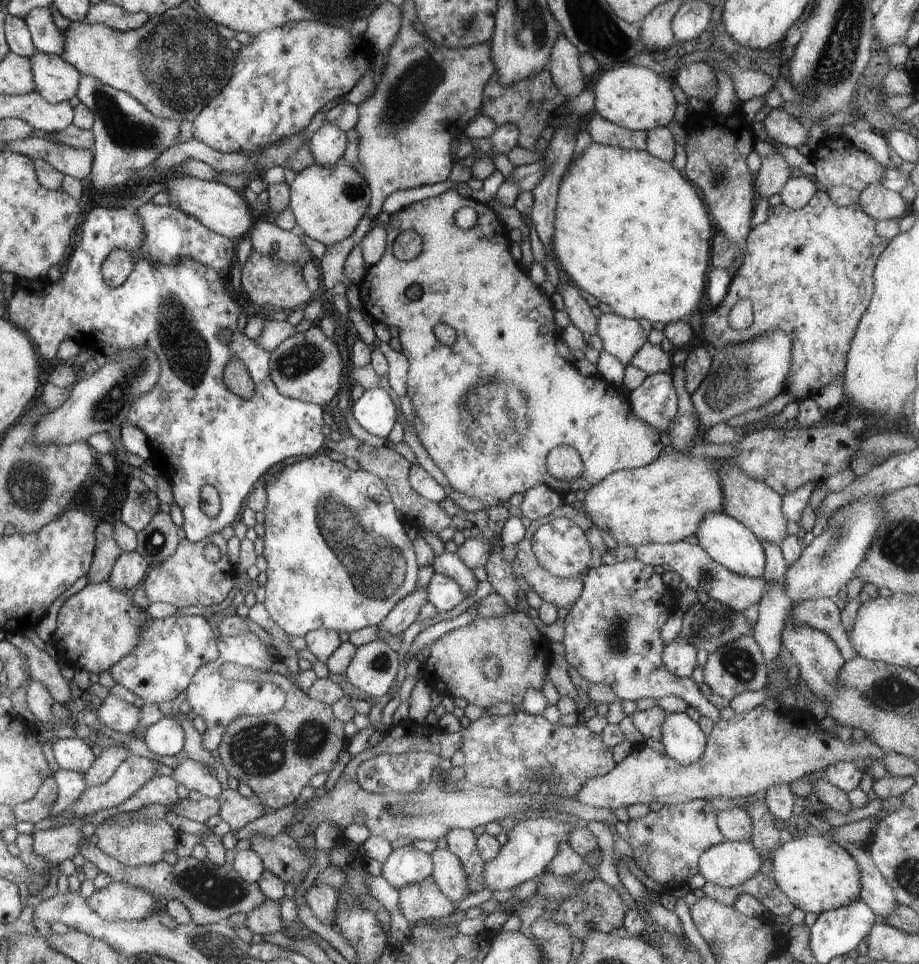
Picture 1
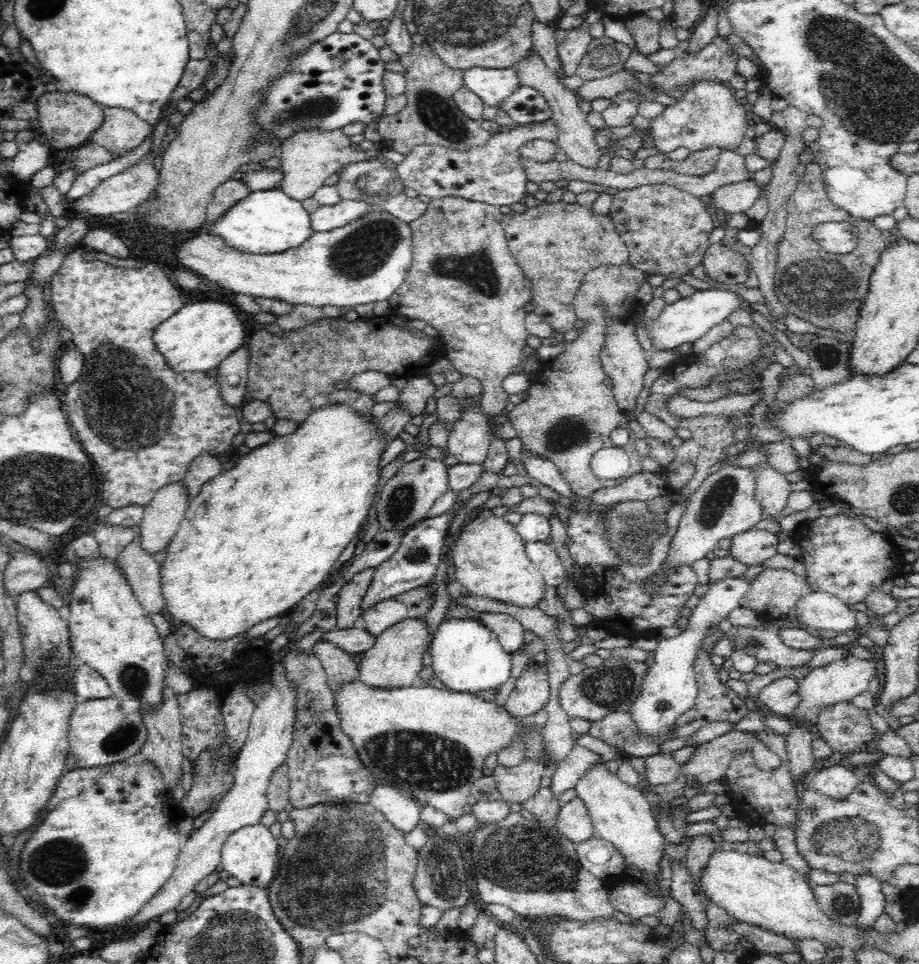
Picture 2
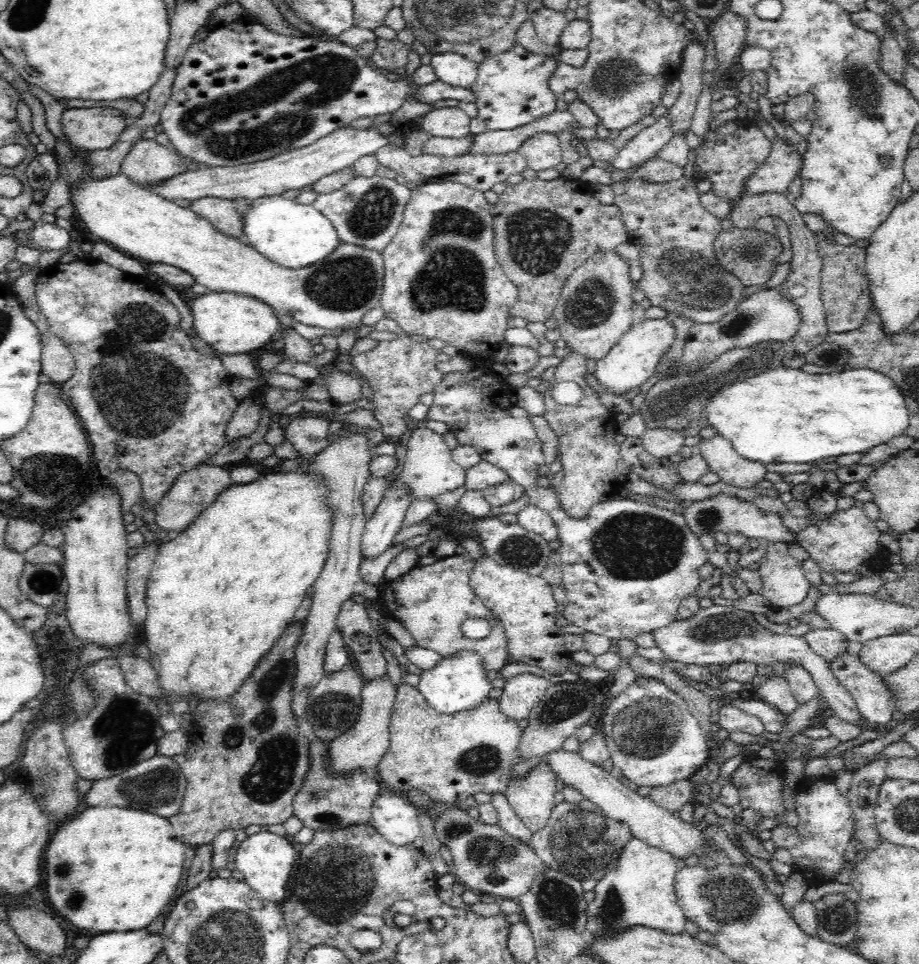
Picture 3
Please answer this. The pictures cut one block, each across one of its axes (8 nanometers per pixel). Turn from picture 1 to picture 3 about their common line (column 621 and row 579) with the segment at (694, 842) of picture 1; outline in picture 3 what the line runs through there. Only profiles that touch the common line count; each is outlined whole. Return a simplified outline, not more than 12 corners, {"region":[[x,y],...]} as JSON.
{"region":[[862,506],[806,526],[796,544],[826,580],[862,568],[880,530]]}

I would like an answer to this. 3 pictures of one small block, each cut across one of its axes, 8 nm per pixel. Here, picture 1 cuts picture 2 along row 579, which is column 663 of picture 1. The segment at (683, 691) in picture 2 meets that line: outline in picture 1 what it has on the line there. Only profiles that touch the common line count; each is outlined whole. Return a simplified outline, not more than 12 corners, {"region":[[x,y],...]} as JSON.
{"region":[[687,714],[661,724],[665,754],[681,766],[703,758],[707,734]]}

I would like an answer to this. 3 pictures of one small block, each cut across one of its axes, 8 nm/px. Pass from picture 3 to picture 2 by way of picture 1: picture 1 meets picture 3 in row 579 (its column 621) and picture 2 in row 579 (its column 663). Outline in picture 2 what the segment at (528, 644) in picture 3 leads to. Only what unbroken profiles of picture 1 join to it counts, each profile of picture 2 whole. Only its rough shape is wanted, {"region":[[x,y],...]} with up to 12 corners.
{"region":[[484,506],[452,548],[464,592],[526,608],[546,582],[514,524]]}

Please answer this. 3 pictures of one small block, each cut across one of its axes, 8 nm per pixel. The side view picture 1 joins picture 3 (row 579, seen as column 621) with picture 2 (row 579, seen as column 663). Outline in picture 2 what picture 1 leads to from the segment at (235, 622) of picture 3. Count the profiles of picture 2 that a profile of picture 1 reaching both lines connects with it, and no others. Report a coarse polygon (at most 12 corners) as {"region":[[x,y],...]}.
{"region":[[312,410],[190,500],[172,626],[226,640],[324,582],[390,444]]}

